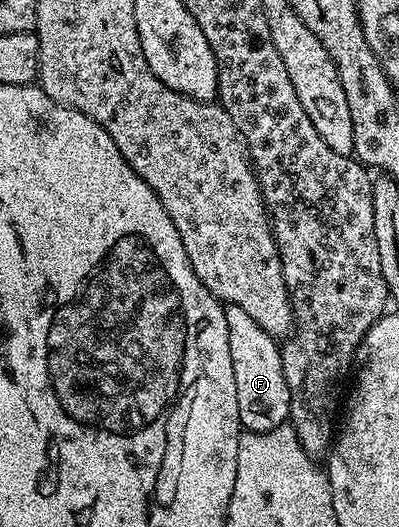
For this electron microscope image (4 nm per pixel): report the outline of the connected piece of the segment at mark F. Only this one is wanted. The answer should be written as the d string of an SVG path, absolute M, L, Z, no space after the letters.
M225 304L227 342L231 346L231 370L235 370L235 398L239 398L239 418L246 432L270 432L289 418L291 394L283 378L281 344L255 318L237 304Z

